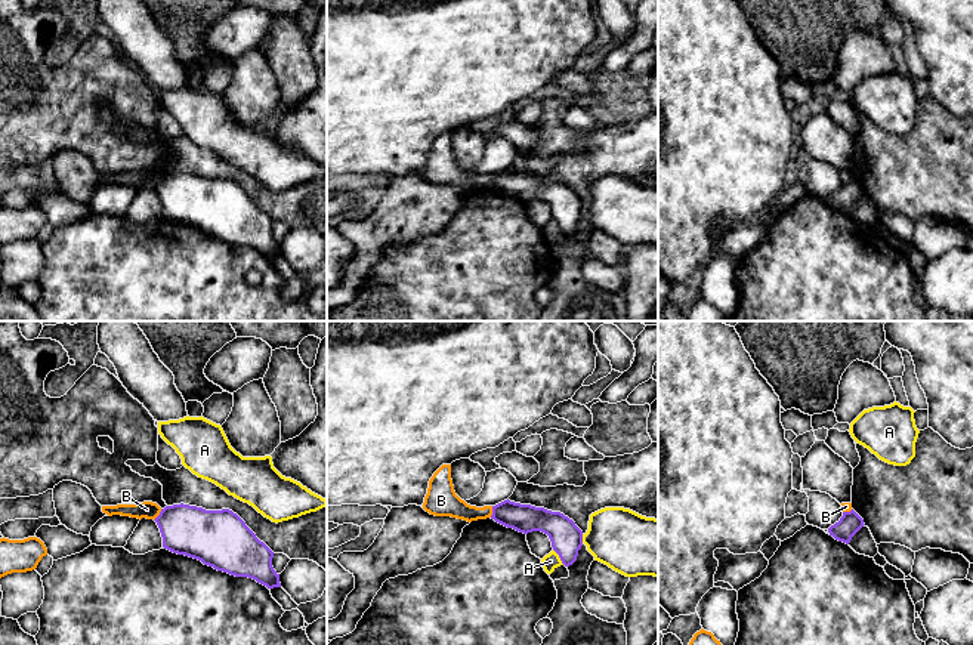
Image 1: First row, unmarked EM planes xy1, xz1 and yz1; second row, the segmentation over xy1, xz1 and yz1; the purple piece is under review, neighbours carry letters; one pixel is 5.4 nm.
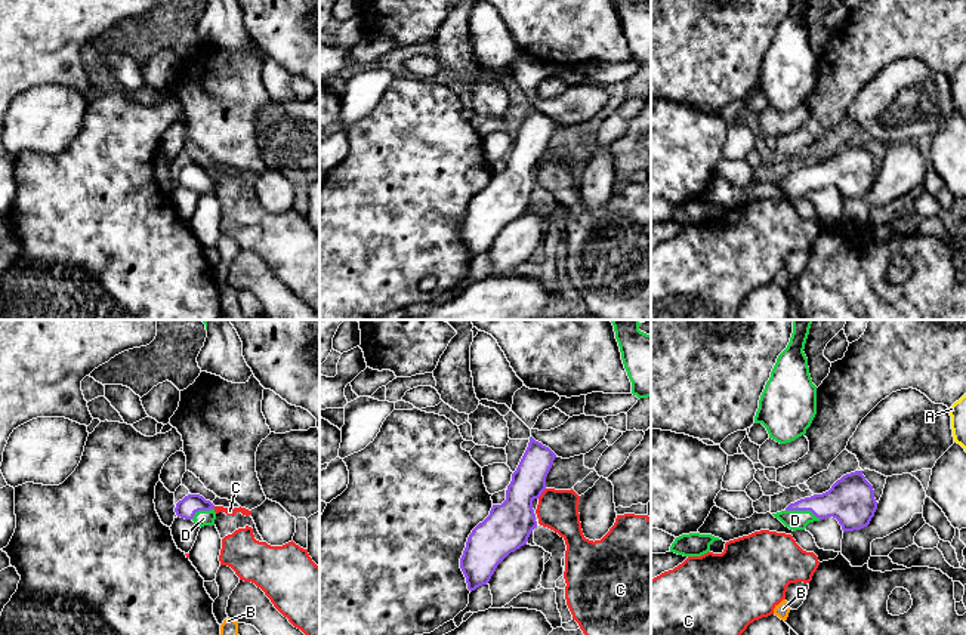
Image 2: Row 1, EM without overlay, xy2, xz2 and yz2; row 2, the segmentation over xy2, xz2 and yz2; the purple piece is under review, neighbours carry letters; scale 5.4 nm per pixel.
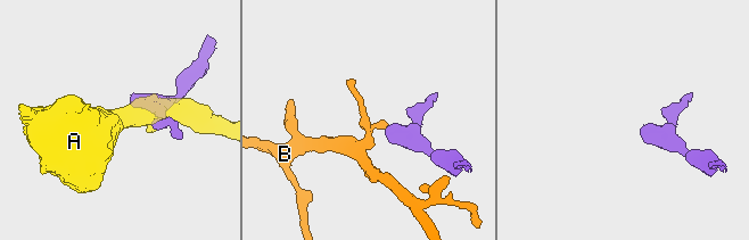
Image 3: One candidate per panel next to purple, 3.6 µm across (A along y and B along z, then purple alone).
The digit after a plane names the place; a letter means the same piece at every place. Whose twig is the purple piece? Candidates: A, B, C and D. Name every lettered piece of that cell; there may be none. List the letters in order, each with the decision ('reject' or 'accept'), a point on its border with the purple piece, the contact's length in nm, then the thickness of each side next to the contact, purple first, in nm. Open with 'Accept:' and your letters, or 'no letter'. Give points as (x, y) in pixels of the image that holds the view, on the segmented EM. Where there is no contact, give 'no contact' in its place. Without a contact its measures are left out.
Accept: D
A: reject; contact xz1 (559, 556); length 110 nm; calibres 180 and 90 nm
B: reject; contact xz1 (493, 512); length 70 nm; calibres 160 and 140 nm
C: reject; contact xz2 (542, 492); length 80 nm; calibres 240 and 220 nm
D: accept; contact yz2 (804, 509); length 200 nm; calibres 240 and 110 nm

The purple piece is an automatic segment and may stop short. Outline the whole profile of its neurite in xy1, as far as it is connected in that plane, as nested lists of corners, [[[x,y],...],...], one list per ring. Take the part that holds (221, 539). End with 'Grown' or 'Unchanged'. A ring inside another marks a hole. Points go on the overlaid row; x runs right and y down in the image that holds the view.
[[[189,504],[161,509],[154,519],[163,547],[235,577],[248,577],[268,589],[281,587],[272,567],[274,552],[232,510],[206,510]]]. Unchanged

